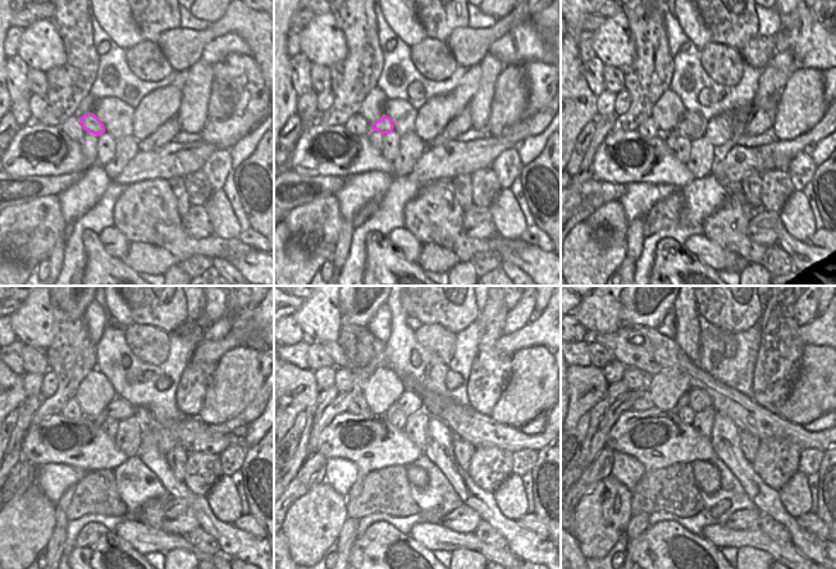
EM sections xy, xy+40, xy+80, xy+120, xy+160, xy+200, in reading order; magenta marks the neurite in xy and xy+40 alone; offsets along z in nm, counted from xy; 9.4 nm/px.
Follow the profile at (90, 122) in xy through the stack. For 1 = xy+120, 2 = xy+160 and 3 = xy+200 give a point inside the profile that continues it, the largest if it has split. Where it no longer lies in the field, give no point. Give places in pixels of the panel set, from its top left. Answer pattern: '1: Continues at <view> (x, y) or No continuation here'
1: Continues at xy+120 (119, 409)
2: Continues at xy+160 (410, 401)
3: Continues at xy+200 (699, 400).

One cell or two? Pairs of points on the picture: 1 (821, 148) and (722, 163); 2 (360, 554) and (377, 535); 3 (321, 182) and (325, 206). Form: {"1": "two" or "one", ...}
{"1": "two", "2": "one", "3": "two"}

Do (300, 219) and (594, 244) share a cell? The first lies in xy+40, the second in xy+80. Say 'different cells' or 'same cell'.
different cells

